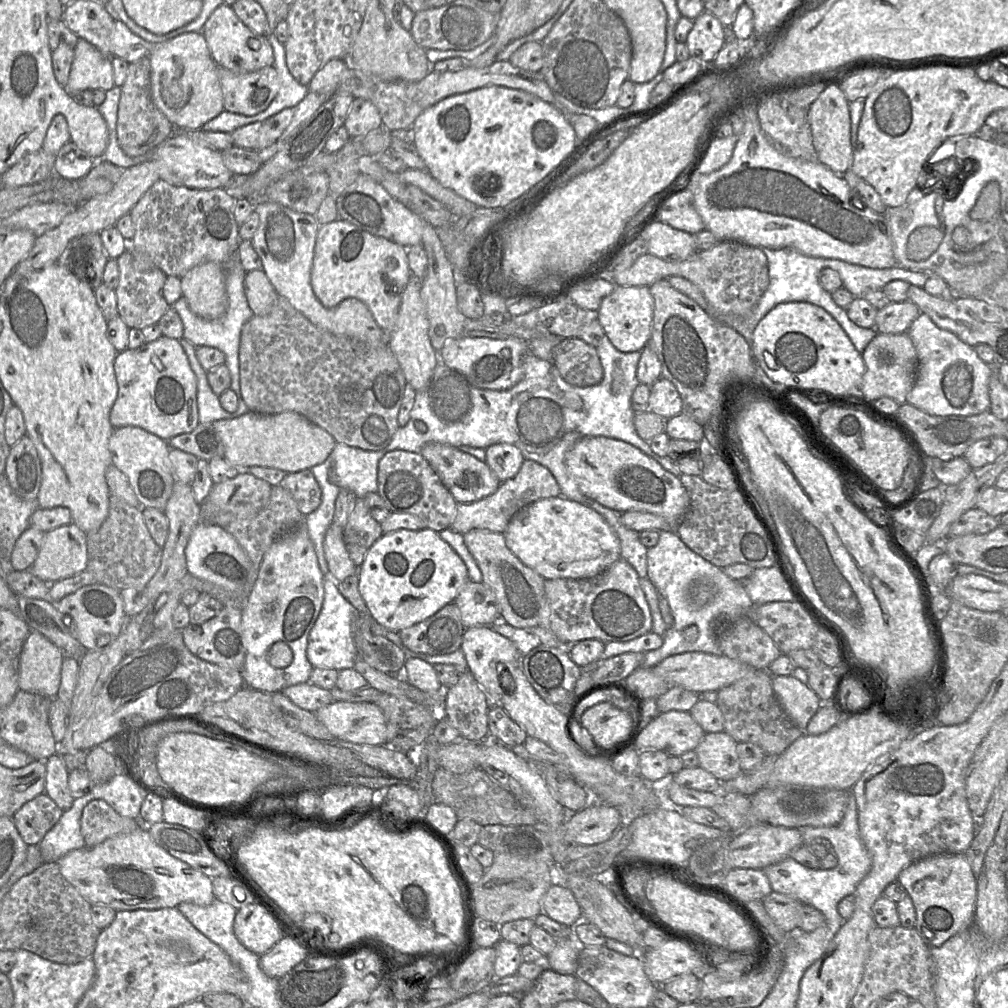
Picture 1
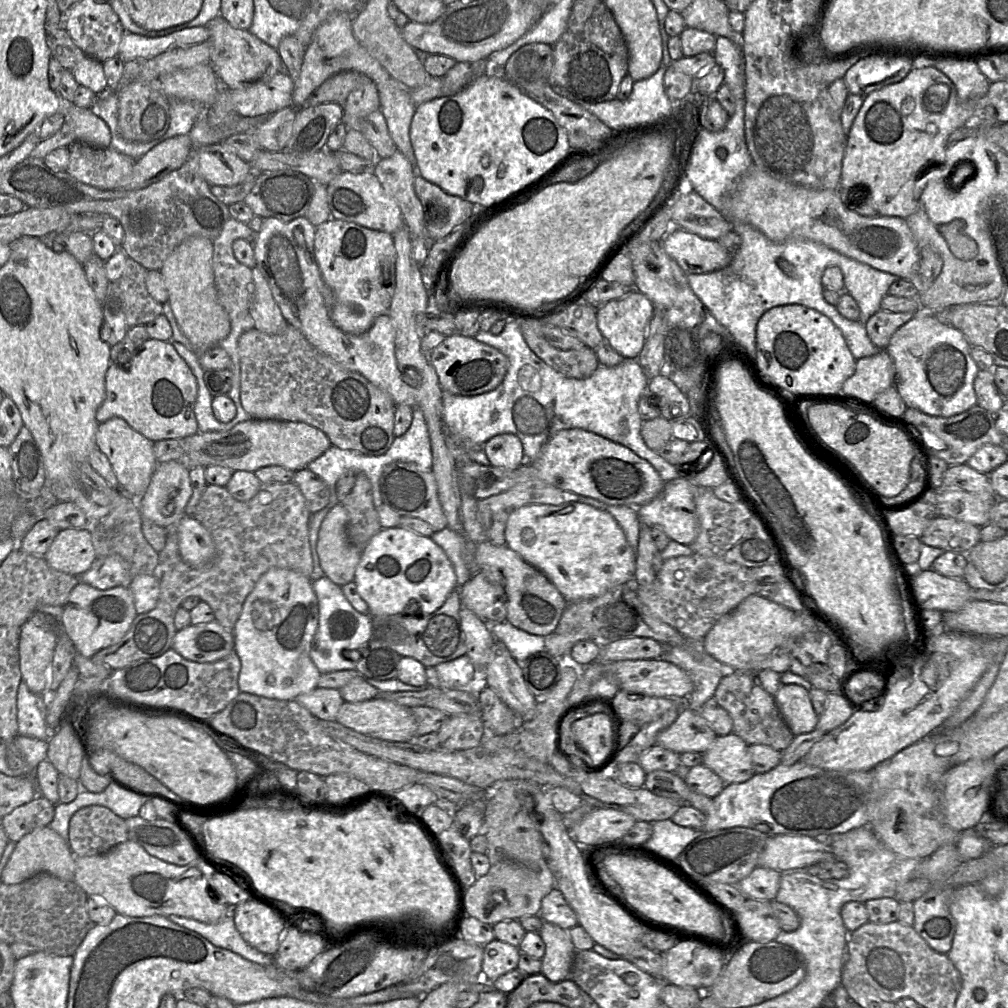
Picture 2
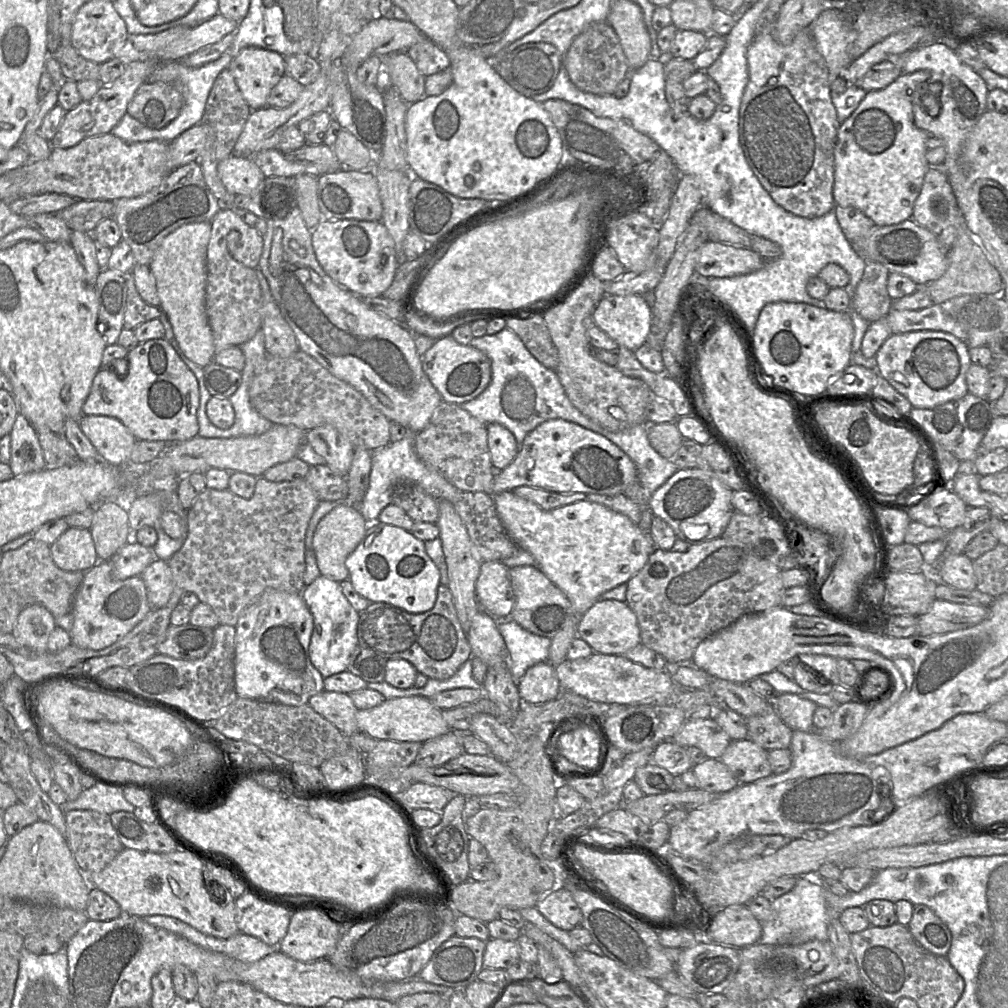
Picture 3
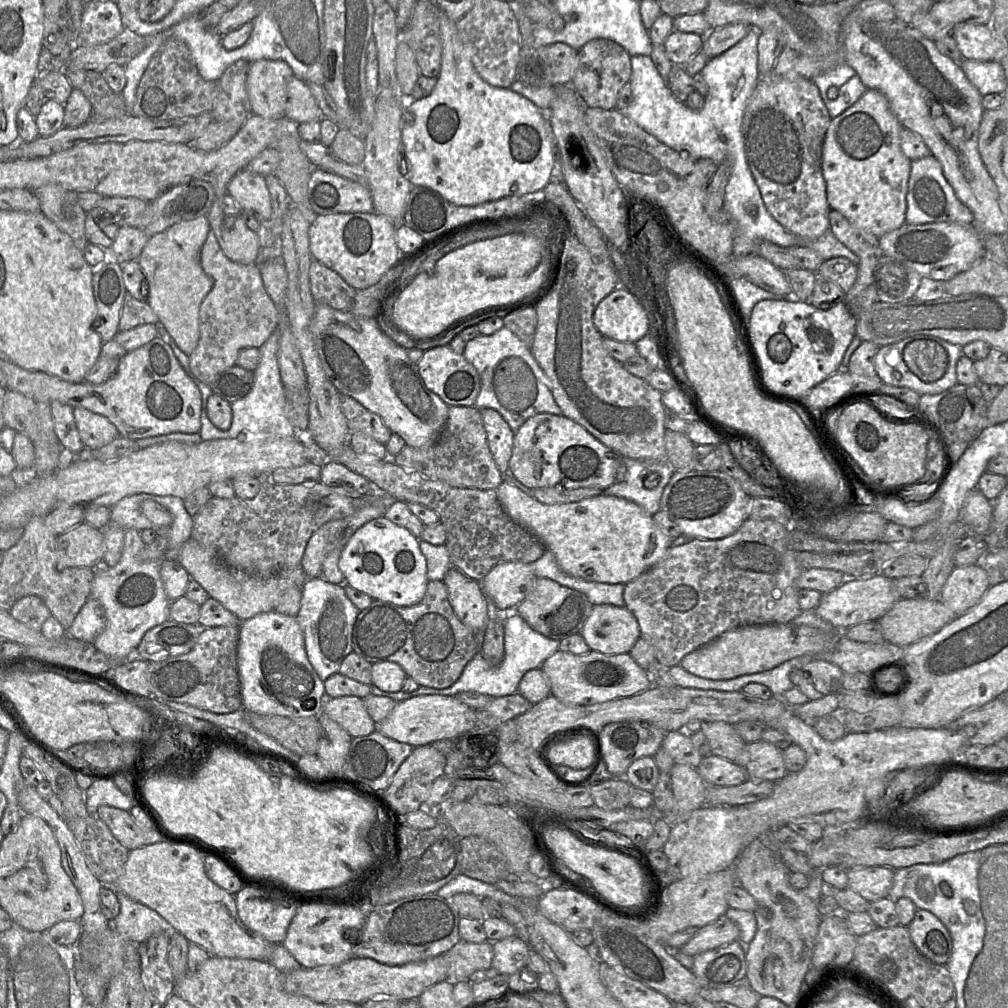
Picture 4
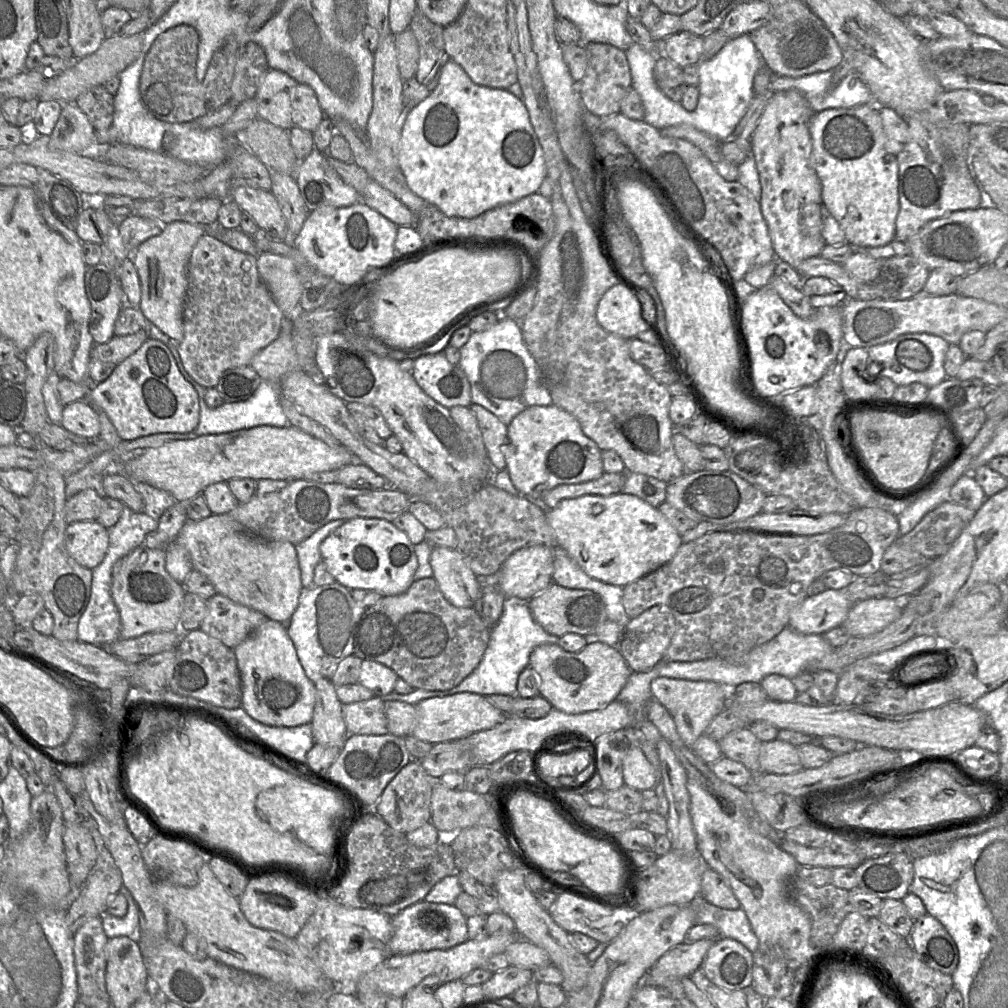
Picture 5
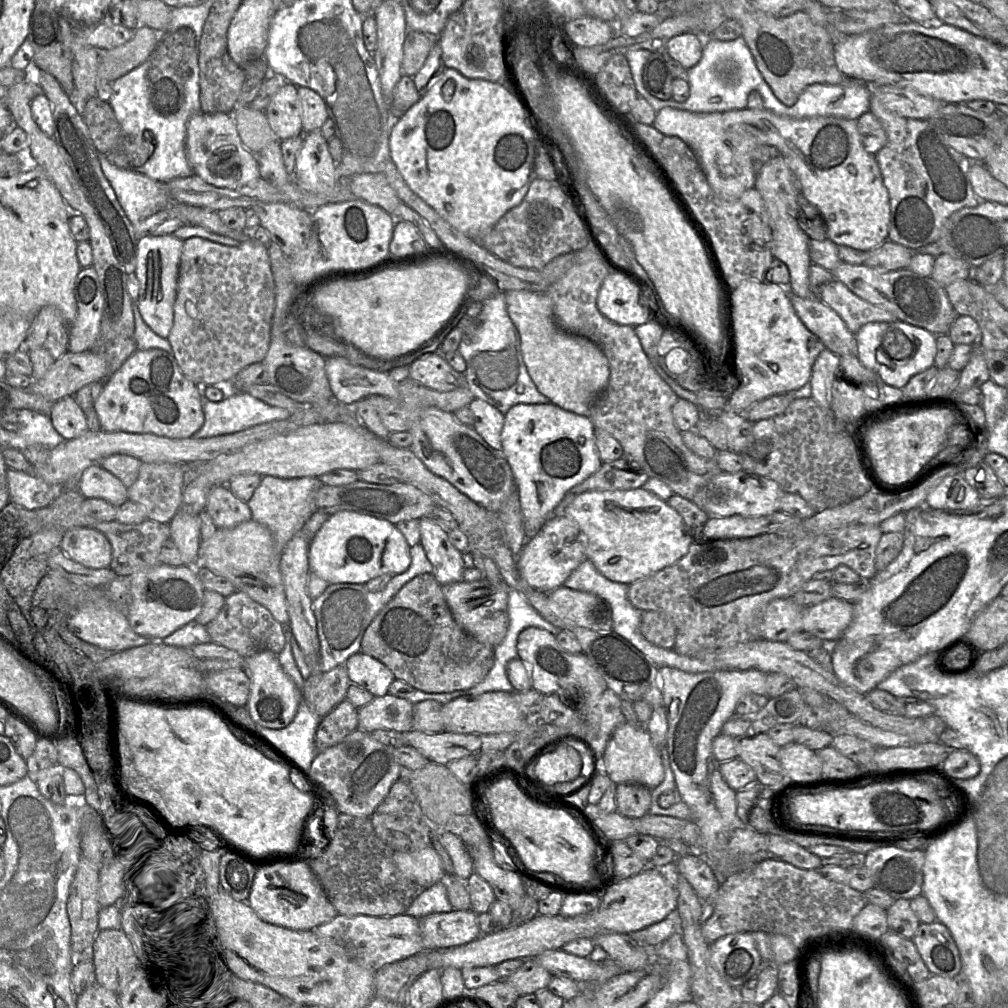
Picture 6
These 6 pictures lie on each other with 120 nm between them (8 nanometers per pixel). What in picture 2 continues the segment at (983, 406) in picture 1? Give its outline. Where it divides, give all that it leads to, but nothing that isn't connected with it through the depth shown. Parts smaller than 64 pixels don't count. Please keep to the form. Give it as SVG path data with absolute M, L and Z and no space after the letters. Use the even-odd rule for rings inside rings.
M920 306L914 316L894 332L885 350L894 363L895 387L907 407L931 416L950 417L977 404L973 383L980 369L971 357L971 345L963 333L951 325L942 323L935 313L922 312Z

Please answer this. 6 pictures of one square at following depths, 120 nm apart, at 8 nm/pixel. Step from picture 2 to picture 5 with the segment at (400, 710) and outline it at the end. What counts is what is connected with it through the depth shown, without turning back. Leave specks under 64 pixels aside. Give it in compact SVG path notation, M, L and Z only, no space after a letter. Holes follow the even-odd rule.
M470 692L424 699L415 704L415 710L417 724L411 734L431 744L461 739L470 734L488 730L505 718L504 713L495 708L486 696Z

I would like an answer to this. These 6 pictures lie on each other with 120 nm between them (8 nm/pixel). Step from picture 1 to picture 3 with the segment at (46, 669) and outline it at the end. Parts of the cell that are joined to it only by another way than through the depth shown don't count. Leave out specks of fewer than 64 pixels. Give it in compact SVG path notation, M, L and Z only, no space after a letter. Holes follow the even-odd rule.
M32 604L20 612L12 635L23 646L42 653L48 650L48 638L55 627L54 617L47 609Z

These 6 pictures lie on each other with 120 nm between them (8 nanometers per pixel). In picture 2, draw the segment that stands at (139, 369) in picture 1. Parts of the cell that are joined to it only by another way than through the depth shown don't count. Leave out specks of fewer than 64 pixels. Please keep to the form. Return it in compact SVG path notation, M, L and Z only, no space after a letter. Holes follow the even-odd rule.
M149 338L139 347L135 348L129 364L123 364L119 366L118 364L111 362L105 374L105 398L101 405L98 407L95 418L98 423L105 422L112 417L120 417L124 419L127 424L133 428L135 431L143 435L145 438L151 440L152 442L165 440L165 439L181 439L188 436L192 436L198 432L198 425L194 414L194 405L197 397L197 383L196 378L191 372L189 366L183 360L182 357L176 352L170 341L162 341L157 339Z

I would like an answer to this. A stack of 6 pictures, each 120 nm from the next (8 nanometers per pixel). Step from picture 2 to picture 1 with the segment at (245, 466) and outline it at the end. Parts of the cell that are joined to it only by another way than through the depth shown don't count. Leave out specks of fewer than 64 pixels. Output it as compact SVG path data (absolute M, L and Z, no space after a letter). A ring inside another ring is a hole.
M248 411L236 418L214 421L211 425L222 440L223 459L243 472L253 466L276 468L286 473L310 469L323 463L336 445L326 430L294 411L270 415Z

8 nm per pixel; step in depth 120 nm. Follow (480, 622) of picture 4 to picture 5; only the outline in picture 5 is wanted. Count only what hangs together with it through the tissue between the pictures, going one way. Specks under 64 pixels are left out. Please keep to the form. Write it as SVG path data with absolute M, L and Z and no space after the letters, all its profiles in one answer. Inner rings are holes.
M432 546L430 564L438 586L445 599L459 608L474 607L480 596L482 581L478 579L462 556L455 550L443 546Z

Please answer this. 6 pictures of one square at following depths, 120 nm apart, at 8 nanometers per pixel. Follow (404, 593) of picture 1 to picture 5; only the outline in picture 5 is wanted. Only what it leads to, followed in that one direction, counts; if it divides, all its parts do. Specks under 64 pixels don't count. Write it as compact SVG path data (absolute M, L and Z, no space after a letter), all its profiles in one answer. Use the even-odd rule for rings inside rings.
M380 518L346 520L320 545L322 562L336 582L348 589L370 589L383 597L404 593L412 585L418 567L414 544L392 522Z

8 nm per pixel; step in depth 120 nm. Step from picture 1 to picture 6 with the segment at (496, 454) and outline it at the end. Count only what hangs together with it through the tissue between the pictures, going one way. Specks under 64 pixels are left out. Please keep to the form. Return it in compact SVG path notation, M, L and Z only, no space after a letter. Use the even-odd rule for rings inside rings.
M474 398L468 405L473 414L472 428L493 449L502 450L501 431L504 424L504 415L490 404Z

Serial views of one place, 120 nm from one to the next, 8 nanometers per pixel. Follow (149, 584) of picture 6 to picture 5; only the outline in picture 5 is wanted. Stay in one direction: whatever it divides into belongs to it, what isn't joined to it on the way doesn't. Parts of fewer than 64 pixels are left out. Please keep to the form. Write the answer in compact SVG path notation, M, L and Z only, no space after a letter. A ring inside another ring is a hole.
M142 544L114 565L111 596L120 614L120 640L179 628L183 600L187 592L184 584L176 582L168 574L166 555L166 549L149 549Z

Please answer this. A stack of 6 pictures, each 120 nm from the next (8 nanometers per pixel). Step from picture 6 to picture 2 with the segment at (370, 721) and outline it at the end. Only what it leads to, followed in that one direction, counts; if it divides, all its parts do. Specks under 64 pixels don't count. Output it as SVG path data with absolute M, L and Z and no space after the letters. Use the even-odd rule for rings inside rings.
M316 687L296 697L299 704L320 720L336 721L337 713L344 703L338 689Z

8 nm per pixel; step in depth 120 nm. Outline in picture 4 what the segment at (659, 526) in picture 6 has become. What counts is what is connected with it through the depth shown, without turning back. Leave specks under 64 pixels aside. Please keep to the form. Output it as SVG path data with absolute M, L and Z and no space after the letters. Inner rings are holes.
M502 481L496 491L508 516L541 540L546 550L554 554L560 569L586 581L625 585L663 559L672 545L672 540L656 525L651 515L624 498L600 494L578 502L546 505L506 481Z

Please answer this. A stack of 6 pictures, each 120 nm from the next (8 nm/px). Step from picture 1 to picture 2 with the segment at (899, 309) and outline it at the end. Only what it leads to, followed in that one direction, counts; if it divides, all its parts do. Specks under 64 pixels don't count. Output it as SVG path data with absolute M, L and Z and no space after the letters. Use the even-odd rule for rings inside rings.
M880 309L865 324L871 342L885 349L894 332L909 321L915 312L889 312Z

